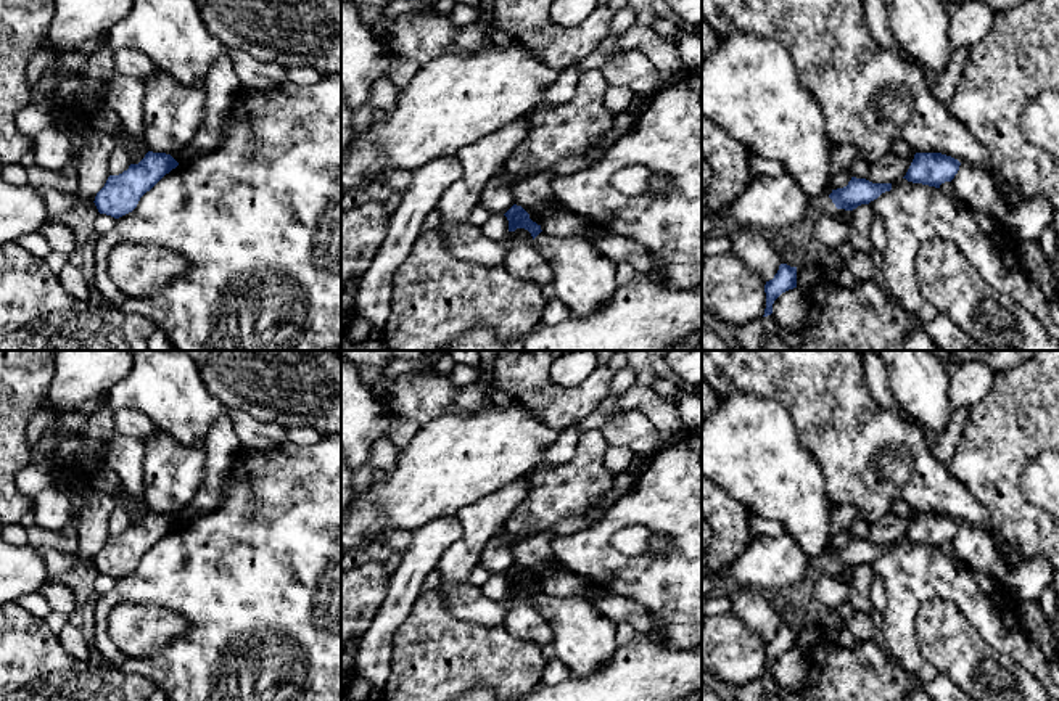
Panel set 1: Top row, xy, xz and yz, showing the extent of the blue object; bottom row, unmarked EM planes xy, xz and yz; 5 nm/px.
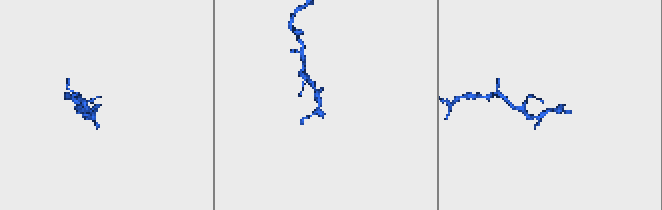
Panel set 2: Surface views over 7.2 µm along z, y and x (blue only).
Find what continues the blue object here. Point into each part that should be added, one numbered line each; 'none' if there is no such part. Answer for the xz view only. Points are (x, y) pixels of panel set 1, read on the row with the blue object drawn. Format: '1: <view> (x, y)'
1: xz (583, 278)

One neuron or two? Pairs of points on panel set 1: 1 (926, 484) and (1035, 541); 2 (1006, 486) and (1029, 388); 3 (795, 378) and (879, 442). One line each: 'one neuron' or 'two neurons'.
1: two neurons
2: one neuron
3: one neuron

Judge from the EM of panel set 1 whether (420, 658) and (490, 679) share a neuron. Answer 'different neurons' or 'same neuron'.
same neuron

